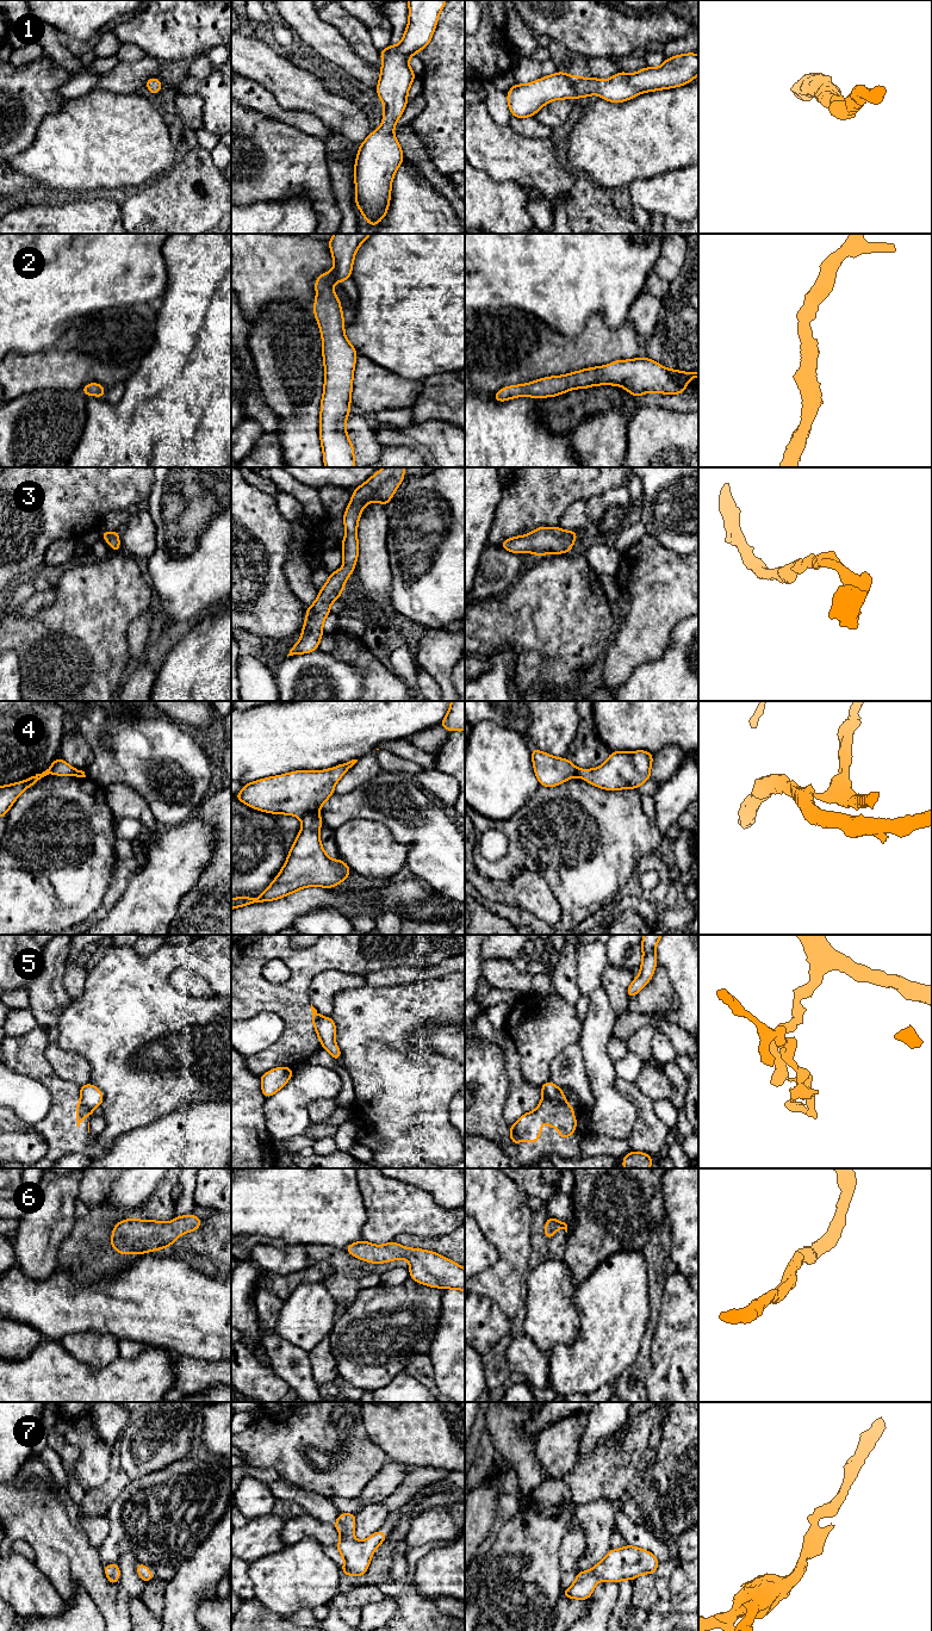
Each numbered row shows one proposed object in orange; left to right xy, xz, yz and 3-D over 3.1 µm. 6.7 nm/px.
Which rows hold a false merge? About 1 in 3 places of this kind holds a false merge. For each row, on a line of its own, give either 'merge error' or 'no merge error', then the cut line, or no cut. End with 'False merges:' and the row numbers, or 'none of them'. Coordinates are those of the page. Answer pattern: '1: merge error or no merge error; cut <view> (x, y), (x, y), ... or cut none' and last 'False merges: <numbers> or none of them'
1: no merge error; cut none
2: no merge error; cut none
3: no merge error; cut none
4: merge error; cut xz (317, 812), (310, 812), (302, 818)
5: merge error; cut yz (544, 1093), (551, 1099), (563, 1103)
6: no merge error; cut none
7: no merge error; cut none
False merges: 4, 5

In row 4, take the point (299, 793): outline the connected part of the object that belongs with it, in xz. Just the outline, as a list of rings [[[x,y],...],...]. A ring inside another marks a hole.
[[[352,759],[327,770],[297,770],[265,777],[246,783],[234,798],[257,811],[303,818],[319,812],[334,794],[335,785],[356,762]]]

